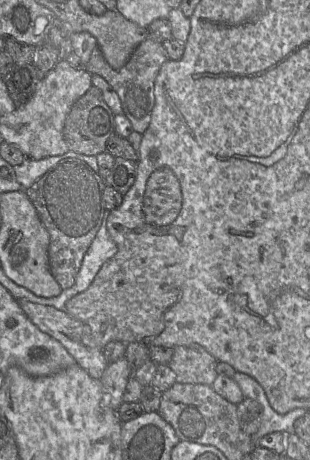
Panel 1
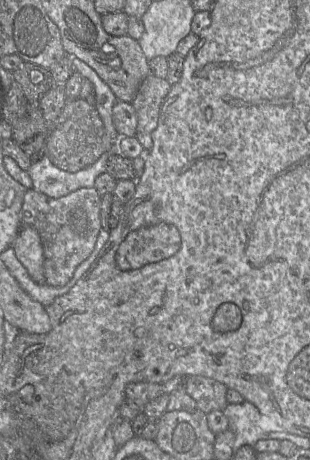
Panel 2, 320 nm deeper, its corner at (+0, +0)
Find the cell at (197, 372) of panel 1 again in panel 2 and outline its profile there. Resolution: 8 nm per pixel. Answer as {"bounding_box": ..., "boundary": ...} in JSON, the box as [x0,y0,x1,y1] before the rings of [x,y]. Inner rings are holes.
{"bounding_box":[185,375,228,414],"boundary":[[[201,375],[186,376],[185,391],[197,404],[197,409],[208,414],[214,410],[224,411],[228,404],[227,387],[212,378]]]}

